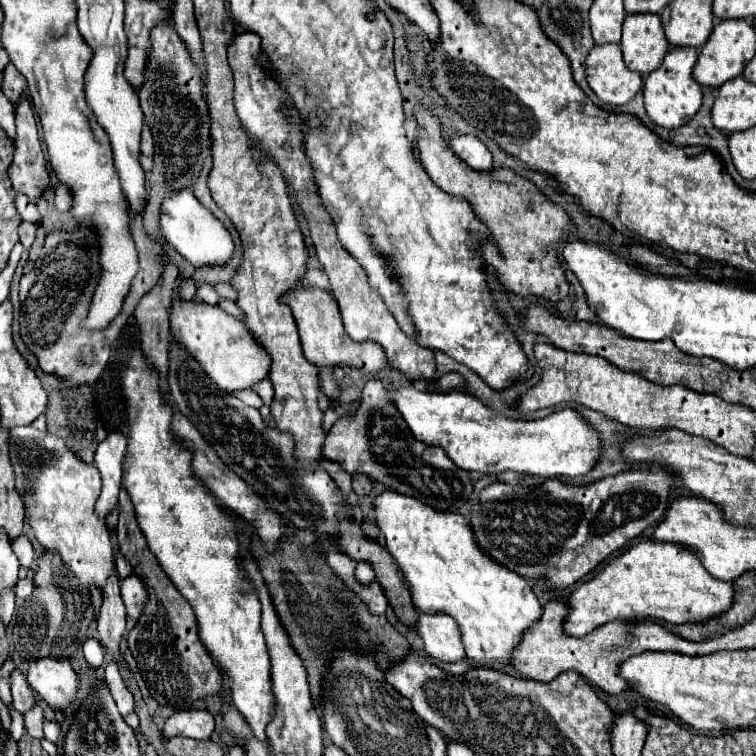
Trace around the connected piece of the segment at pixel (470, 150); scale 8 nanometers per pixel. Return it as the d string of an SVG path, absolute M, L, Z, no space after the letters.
M464 135L464 137L452 137L448 141L448 147L454 151L454 155L466 163L474 171L490 171L492 169L492 155L486 149L486 145L474 137L474 135Z

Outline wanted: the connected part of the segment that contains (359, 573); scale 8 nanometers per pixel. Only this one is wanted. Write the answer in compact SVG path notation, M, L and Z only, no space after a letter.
M360 561L358 567L356 567L356 579L362 581L362 583L370 583L374 577L376 577L376 575L374 575L372 565L370 565L368 561Z

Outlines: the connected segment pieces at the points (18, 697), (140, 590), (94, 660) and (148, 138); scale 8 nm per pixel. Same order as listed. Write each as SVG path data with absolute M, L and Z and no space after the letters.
M14 669L10 673L10 685L12 685L12 705L16 711L26 713L34 703L36 703L36 695L30 689L30 685L26 683L26 677L20 669Z
M130 573L128 577L120 581L120 587L122 587L122 599L126 605L126 613L134 619L140 617L144 611L144 603L148 599L144 581L138 577L138 573Z
M88 639L84 643L84 659L92 665L92 667L100 667L104 661L104 649L100 645L98 639Z
M148 127L142 129L142 141L140 141L140 151L148 157L154 155L154 141L152 141L152 133Z

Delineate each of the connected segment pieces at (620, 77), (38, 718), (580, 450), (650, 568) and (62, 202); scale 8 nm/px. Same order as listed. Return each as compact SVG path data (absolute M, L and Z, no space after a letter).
M620 45L592 47L586 59L586 81L608 105L626 105L642 89L642 75L624 65Z
M36 703L24 717L26 717L26 731L30 733L30 737L34 737L34 739L42 739L42 737L44 737L42 727L44 727L44 721L46 721L42 707Z
M402 387L392 401L412 429L416 439L440 445L462 469L480 473L516 471L538 477L578 477L586 475L600 455L598 435L572 409L536 421L510 419L500 411L488 409L480 399L466 391L428 393L416 387Z
M644 541L614 557L592 581L582 583L566 597L568 615L562 623L566 635L584 635L614 619L662 619L668 623L702 621L724 613L732 603L734 587L726 581L716 581L696 561L696 555L682 545L660 545Z
M59 183L55 187L55 206L61 212L68 212L72 207L71 191L64 185Z

